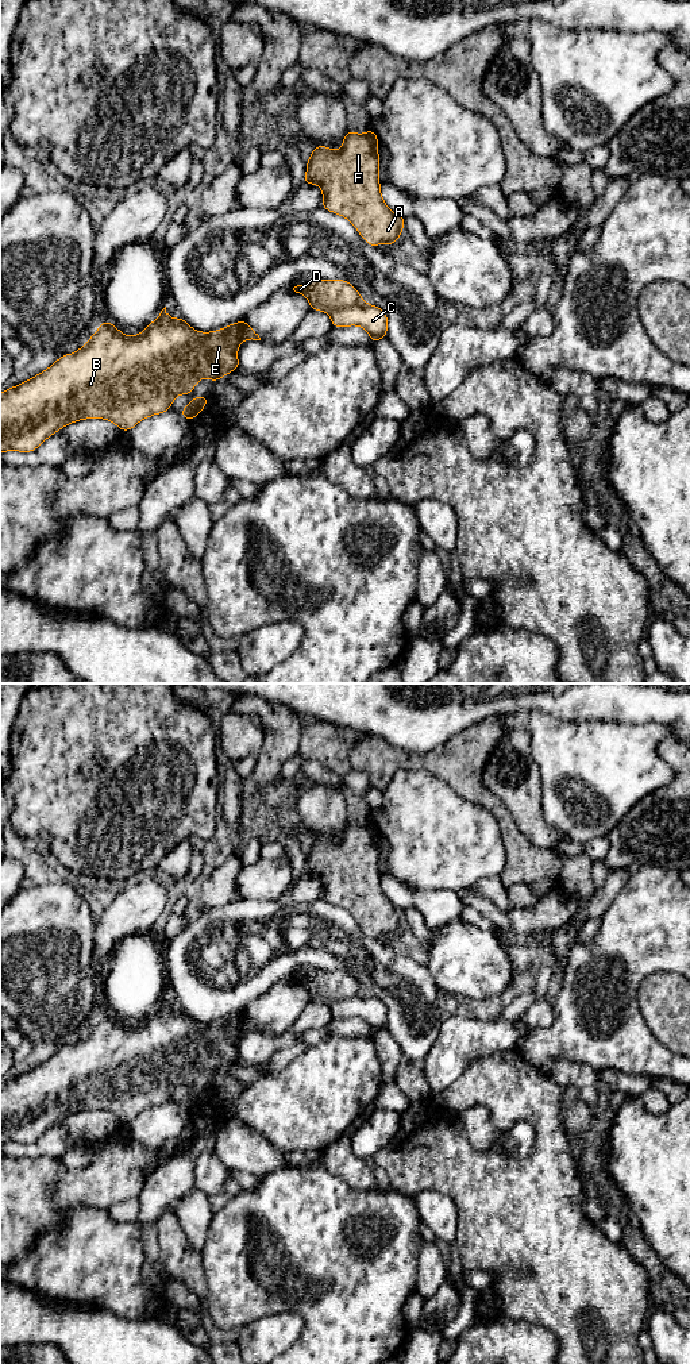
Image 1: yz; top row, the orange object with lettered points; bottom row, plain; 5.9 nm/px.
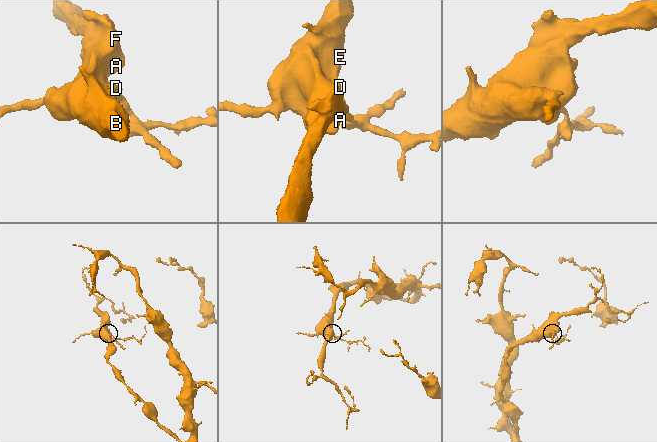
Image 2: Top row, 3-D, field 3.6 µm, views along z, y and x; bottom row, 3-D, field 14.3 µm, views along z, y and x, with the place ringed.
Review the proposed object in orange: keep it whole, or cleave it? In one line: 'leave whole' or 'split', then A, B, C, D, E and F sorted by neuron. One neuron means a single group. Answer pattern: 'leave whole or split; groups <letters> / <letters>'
split; groups A B D E F / C

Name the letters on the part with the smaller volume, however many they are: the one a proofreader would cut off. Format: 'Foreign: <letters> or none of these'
Foreign: C

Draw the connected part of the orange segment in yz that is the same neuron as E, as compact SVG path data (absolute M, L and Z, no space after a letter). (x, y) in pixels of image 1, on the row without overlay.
M166 998L157 1012L135 1028L126 1028L113 1016L104 1012L97 1024L80 1041L59 1048L45 1063L0 1086L0 1144L34 1143L61 1120L84 1110L105 1110L126 1124L143 1110L170 1102L173 1091L178 1086L189 1086L201 1070L217 1074L223 1067L239 1060L238 1039L247 1030L261 1032L244 1012L217 1022L198 1024L189 1018L182 1007L171 1010Z

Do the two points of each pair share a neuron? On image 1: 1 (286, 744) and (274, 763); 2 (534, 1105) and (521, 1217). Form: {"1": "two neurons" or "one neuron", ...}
{"1": "one neuron", "2": "one neuron"}

